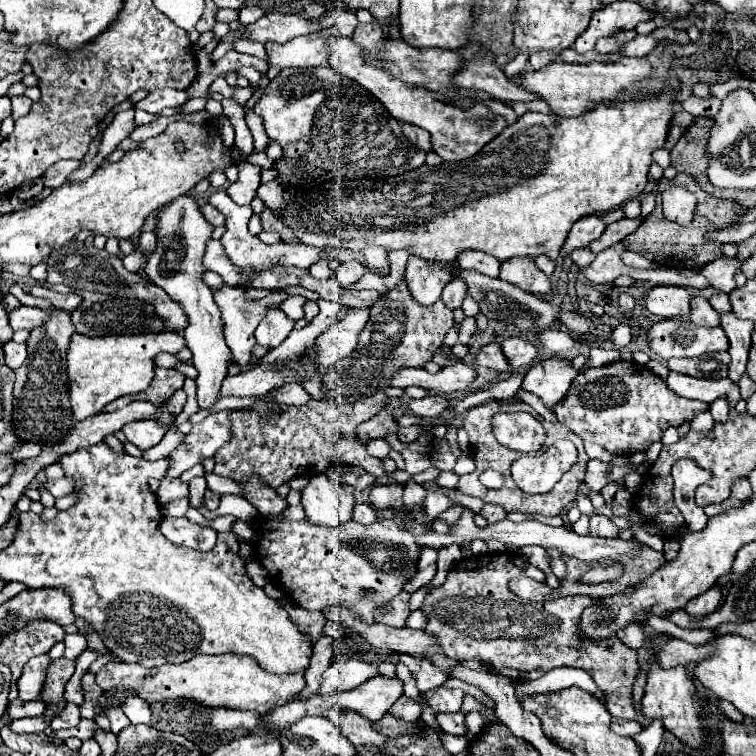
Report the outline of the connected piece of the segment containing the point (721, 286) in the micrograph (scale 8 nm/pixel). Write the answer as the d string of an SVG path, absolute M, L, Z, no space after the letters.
M722 256L720 260L714 260L712 264L706 264L700 272L710 280L712 288L716 290L722 290L722 292L732 292L736 288L736 282L734 282L734 274L742 268L742 260L732 256Z

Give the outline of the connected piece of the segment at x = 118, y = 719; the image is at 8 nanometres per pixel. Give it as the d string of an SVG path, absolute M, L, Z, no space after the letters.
M112 708L112 710L106 710L108 714L108 720L110 720L110 730L114 734L118 734L120 730L124 730L126 726L130 726L130 720L126 718L126 714L120 710L120 708Z

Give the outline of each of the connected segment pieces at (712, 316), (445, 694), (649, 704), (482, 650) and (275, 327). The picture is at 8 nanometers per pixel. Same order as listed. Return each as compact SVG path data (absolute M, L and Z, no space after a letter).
M702 296L692 298L692 314L690 320L698 326L720 326L720 314L710 306L710 302Z
M436 688L432 692L424 694L428 700L428 706L434 712L458 712L462 706L464 692L462 690L446 690L446 688Z
M656 632L652 636L652 648L650 648L650 660L648 660L648 674L646 674L646 694L642 698L642 712L648 718L662 718L664 726L678 736L682 742L686 742L692 748L698 748L704 744L704 736L702 732L702 724L698 720L698 712L700 712L700 704L696 698L696 686L686 670L686 666L674 666L674 668L662 668L656 662L656 652L660 650L662 644L670 642L672 636Z
M514 552L484 554L460 560L446 576L446 582L434 588L422 610L428 616L426 632L440 636L444 652L454 660L478 660L492 672L508 676L514 682L540 678L550 668L572 666L590 672L598 688L604 692L604 702L614 718L636 720L632 684L638 668L636 650L622 644L616 634L604 640L584 636L580 628L582 612L594 604L590 596L566 596L546 602L522 600L510 592L508 582L526 575L538 582L545 582L545 574L524 556Z
M268 310L266 318L256 328L256 340L260 346L276 348L288 338L292 328L294 322L282 310Z

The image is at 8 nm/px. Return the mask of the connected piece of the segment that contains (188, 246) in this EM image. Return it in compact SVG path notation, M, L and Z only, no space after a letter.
M182 194L174 198L170 204L162 206L158 216L156 216L156 250L148 256L144 272L148 278L164 288L168 296L172 296L176 302L184 304L184 312L188 312L190 324L184 330L186 346L192 350L194 366L200 372L196 378L198 384L198 404L200 408L212 408L216 400L220 398L220 384L226 378L230 360L232 360L232 350L228 348L222 332L222 320L220 320L220 310L212 298L210 288L202 282L202 274L206 268L202 266L202 258L206 252L206 244L212 240L212 230L214 226L204 218L200 212L198 200L190 194Z

